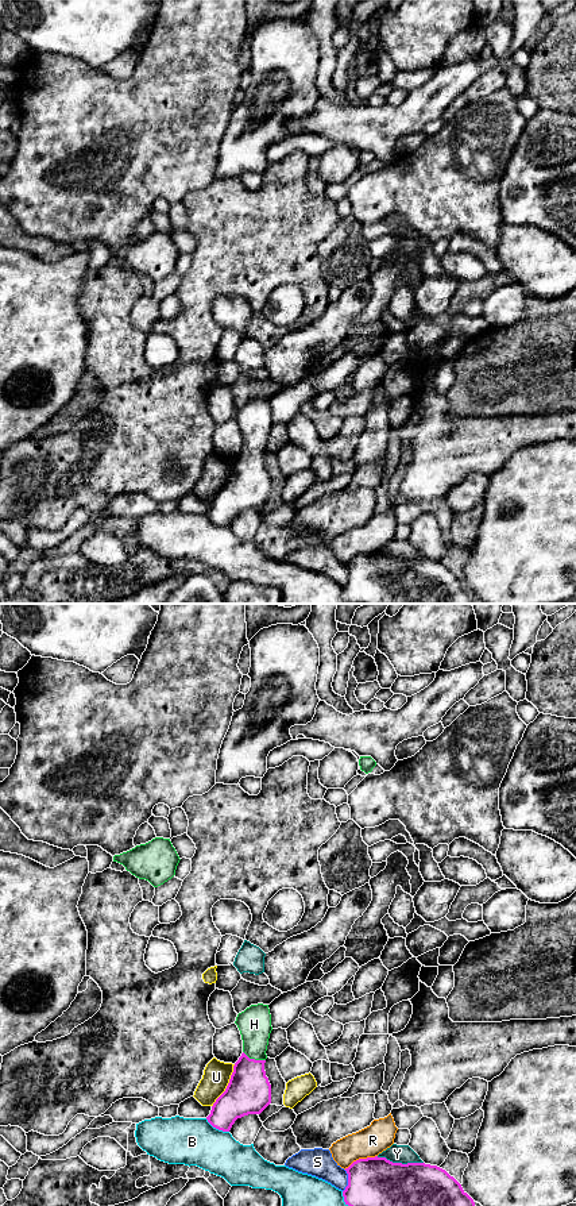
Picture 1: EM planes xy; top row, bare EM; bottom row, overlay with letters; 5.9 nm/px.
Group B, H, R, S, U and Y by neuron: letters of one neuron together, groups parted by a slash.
B / H / R / S / U / Y

